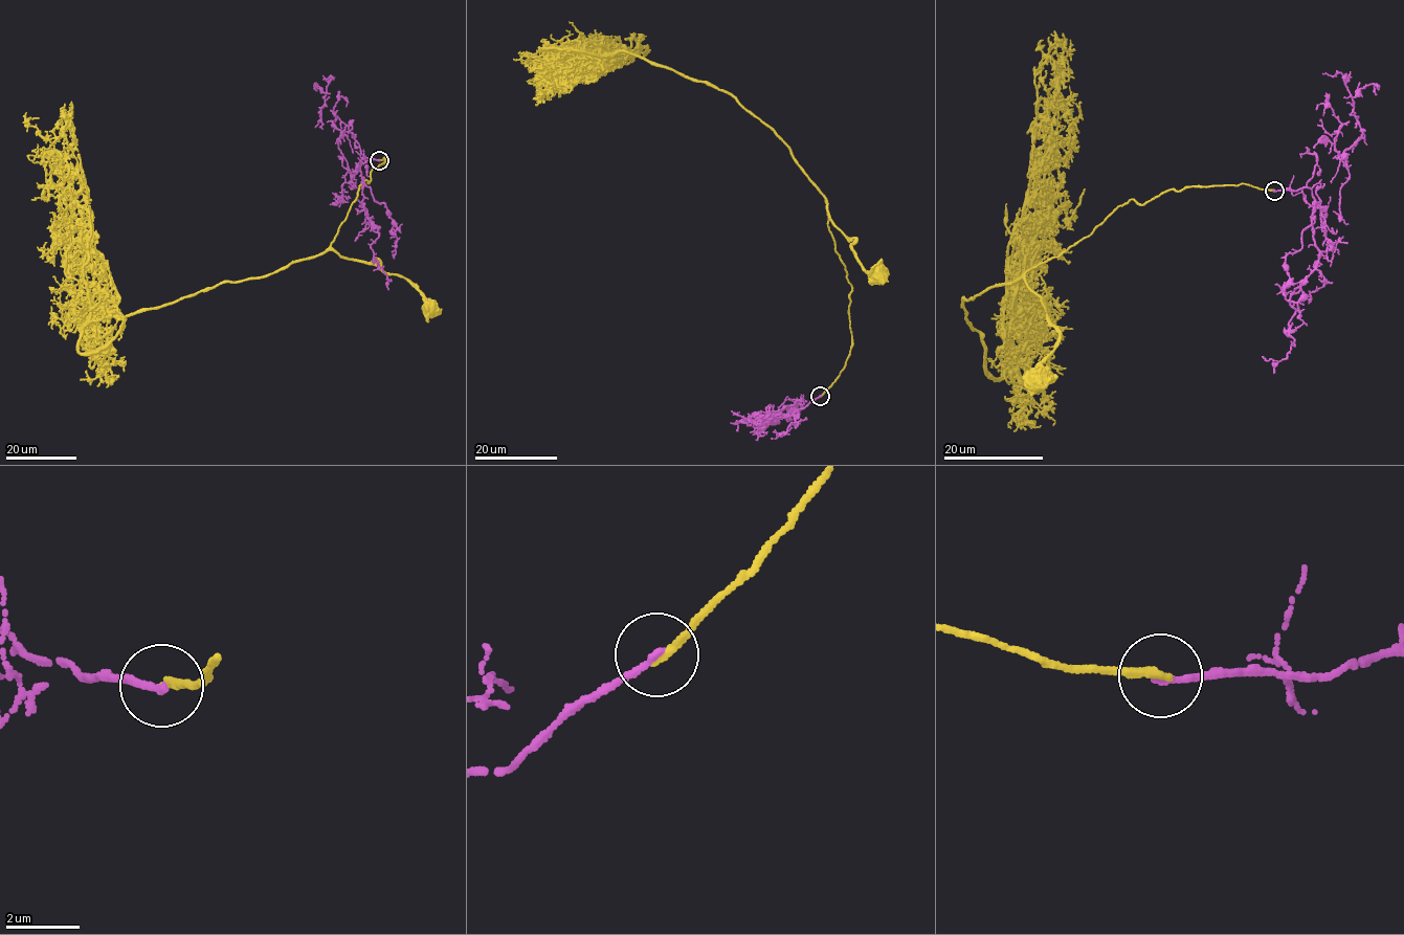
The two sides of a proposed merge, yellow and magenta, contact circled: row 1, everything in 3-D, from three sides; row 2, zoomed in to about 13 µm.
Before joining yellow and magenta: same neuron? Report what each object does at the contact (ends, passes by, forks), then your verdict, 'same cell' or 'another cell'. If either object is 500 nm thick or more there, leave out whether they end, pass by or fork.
yellow ends | magenta ends | same cell

